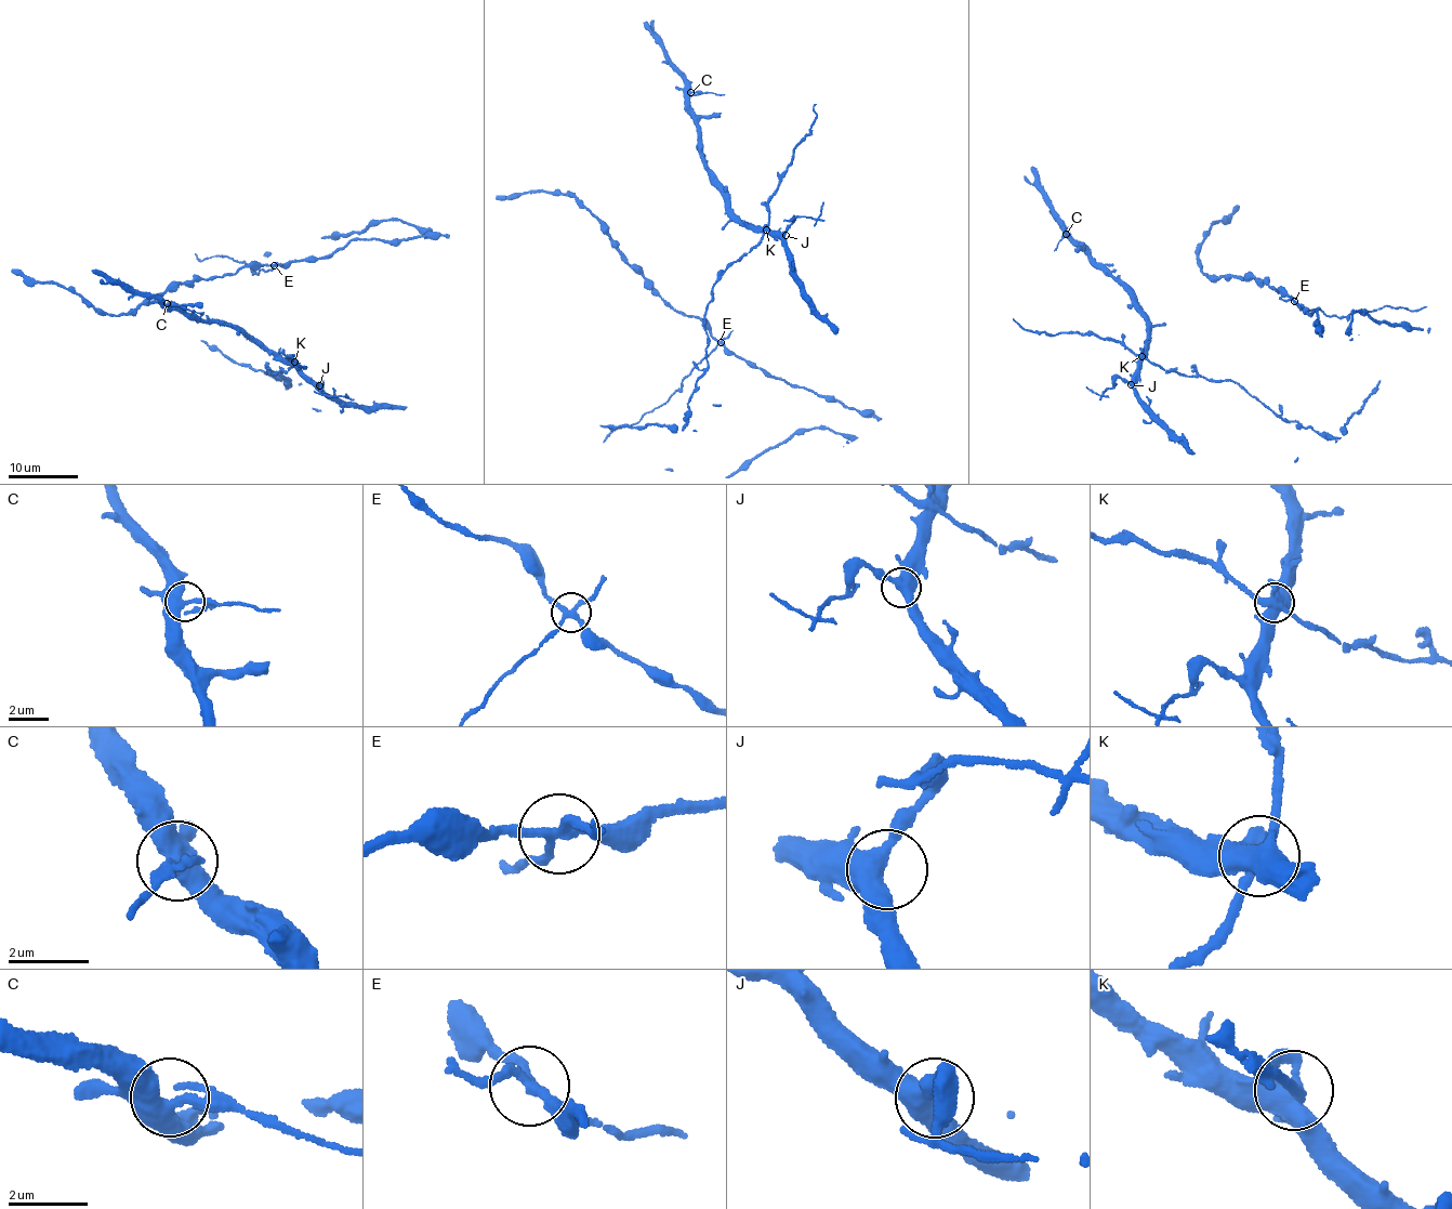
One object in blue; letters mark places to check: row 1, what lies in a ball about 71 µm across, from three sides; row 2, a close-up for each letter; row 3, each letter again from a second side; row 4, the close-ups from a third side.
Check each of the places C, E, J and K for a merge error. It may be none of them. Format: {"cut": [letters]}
{"cut": ["E", "K"]}

